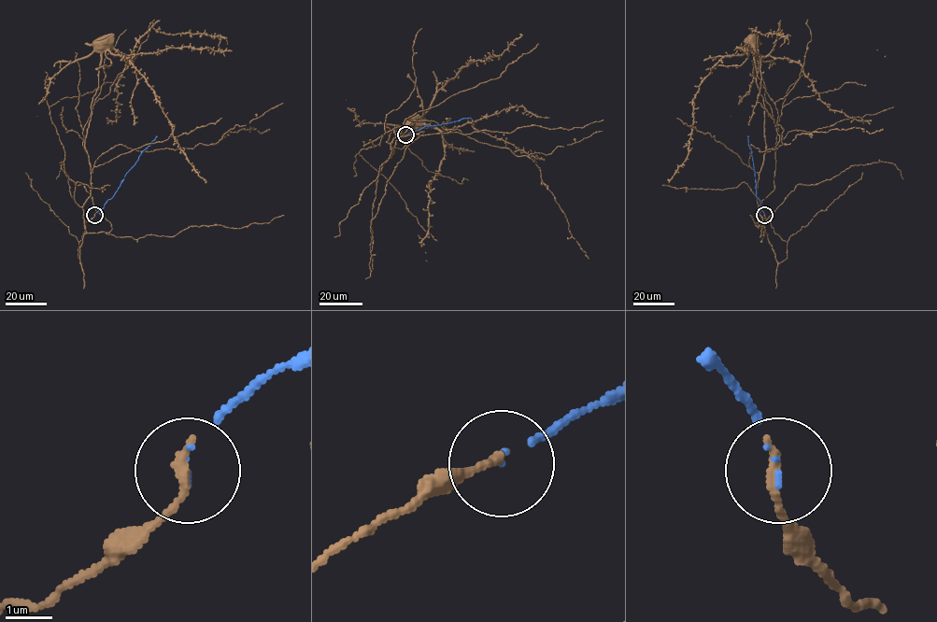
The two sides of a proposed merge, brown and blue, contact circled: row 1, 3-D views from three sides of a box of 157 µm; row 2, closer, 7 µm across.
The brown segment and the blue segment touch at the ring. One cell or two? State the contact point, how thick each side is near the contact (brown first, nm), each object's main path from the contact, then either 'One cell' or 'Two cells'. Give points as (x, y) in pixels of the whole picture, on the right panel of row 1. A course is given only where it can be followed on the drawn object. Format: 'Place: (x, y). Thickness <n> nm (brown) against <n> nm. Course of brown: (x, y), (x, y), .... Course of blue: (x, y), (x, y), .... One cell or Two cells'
Place: (764, 215). Thickness 240 nm (brown) against 60 nm. Course of brown: (764, 215), (787, 242), (787, 257), (779, 263), (757, 201), (764, 105), (749, 39). Course of blue: (764, 215), (756, 196), (748, 136). One cell

